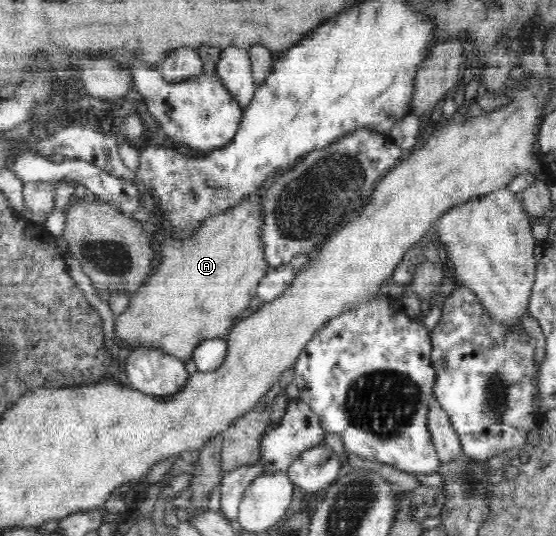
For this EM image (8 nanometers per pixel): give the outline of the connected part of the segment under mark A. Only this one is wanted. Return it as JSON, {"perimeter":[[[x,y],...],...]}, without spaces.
{"perimeter":[[[248,195],[247,198],[241,202],[237,207],[232,207],[226,212],[212,216],[209,219],[205,219],[201,224],[198,224],[194,233],[187,239],[163,239],[158,246],[158,256],[161,256],[158,266],[154,270],[154,273],[149,276],[145,283],[131,295],[132,302],[129,302],[128,310],[124,311],[122,316],[116,318],[116,338],[122,340],[126,346],[132,346],[132,348],[158,348],[166,354],[170,354],[180,361],[186,363],[194,354],[194,350],[204,340],[210,339],[222,339],[226,335],[230,334],[231,328],[240,321],[242,318],[240,314],[250,306],[252,298],[257,295],[258,284],[260,280],[266,276],[266,272],[271,270],[264,254],[262,254],[262,212],[258,211],[258,195]]]}

